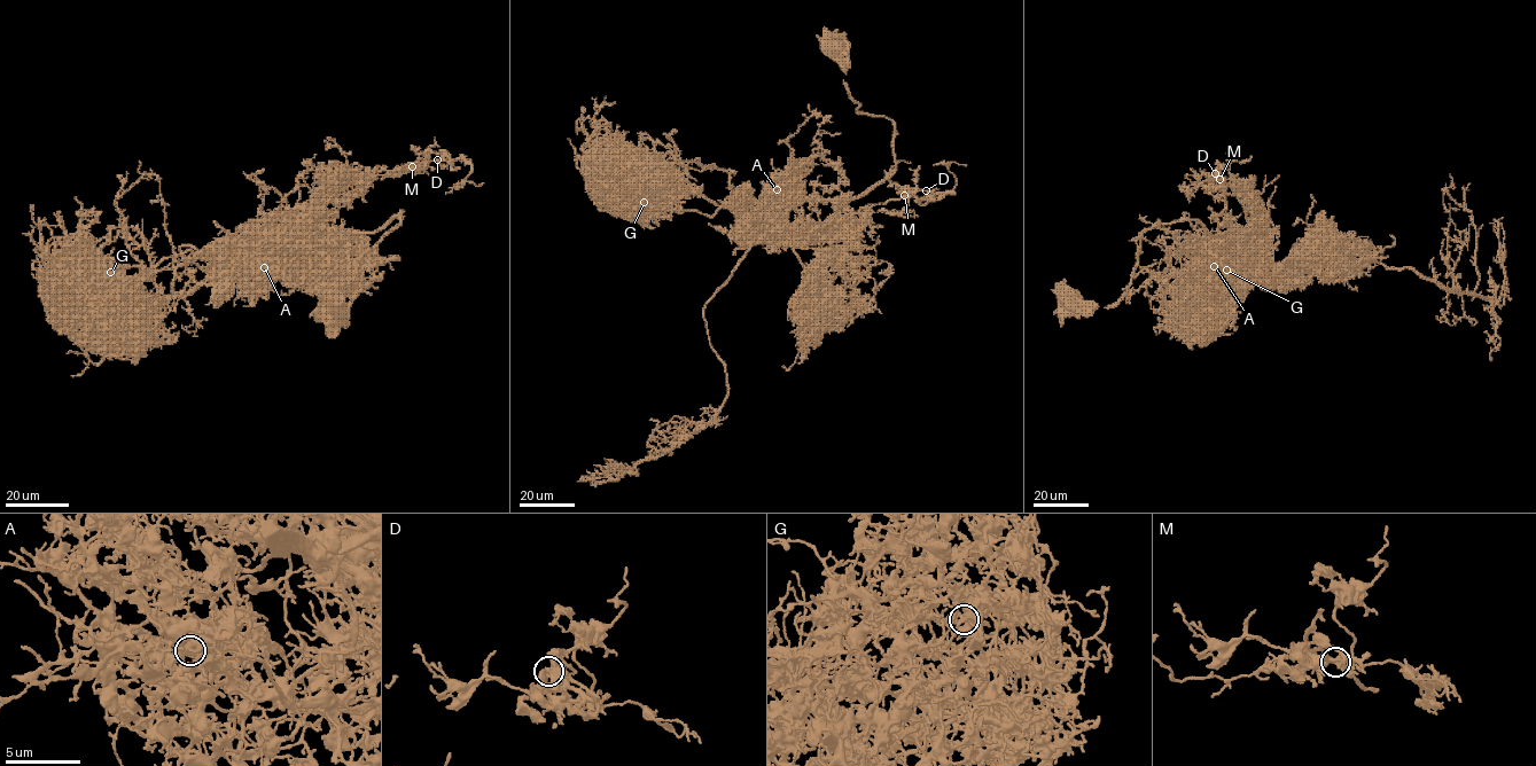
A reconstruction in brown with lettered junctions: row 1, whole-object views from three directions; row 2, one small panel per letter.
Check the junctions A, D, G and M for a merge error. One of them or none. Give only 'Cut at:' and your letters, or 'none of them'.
Cut at: A

